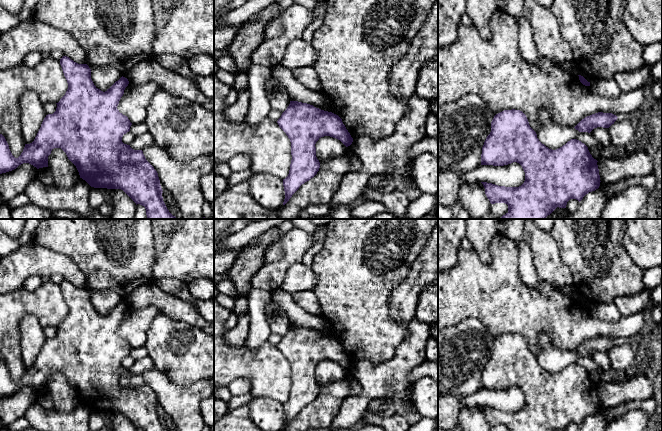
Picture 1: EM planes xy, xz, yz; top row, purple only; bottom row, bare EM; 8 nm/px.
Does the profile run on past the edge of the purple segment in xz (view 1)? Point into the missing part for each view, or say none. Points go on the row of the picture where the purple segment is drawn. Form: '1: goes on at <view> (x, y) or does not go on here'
1: does not go on here

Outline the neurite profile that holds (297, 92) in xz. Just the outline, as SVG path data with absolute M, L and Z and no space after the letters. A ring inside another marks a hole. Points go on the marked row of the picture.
M281 64L271 68L271 77L285 87L290 101L307 103L321 110L332 112L341 118L345 107L339 100L330 97L322 90L312 91L306 88L295 79L291 70Z

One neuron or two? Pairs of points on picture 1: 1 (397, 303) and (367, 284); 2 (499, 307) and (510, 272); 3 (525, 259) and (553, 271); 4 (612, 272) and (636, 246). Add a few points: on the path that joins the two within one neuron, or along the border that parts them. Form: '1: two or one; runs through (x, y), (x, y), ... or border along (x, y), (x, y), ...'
1: two; border along (403, 279), (389, 298), (389, 315), (394, 321)
2: one; runs through (499, 298), (499, 283), (501, 281)
3: two; border along (524, 240), (531, 251), (536, 274), (541, 279)
4: two; border along (623, 231), (622, 246), (627, 254), (643, 270)

